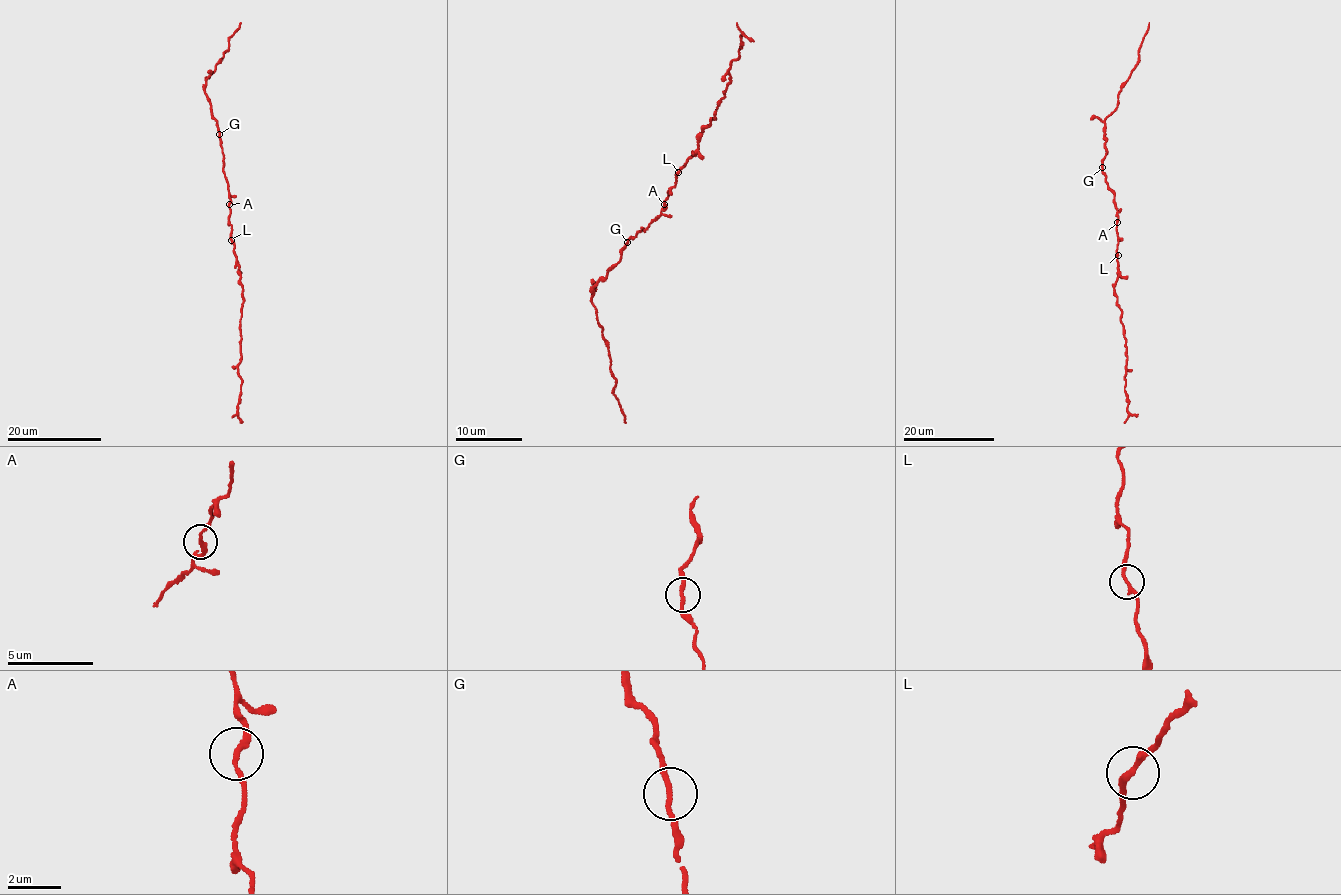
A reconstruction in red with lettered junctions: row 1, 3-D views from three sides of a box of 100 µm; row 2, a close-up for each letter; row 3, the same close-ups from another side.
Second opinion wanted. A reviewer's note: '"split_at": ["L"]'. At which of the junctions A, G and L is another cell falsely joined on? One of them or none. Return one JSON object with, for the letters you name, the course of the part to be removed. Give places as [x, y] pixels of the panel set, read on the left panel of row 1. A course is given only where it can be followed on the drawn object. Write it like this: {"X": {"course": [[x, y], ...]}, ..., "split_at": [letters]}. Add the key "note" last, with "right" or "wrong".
{"split_at": [], "note": "wrong"}

